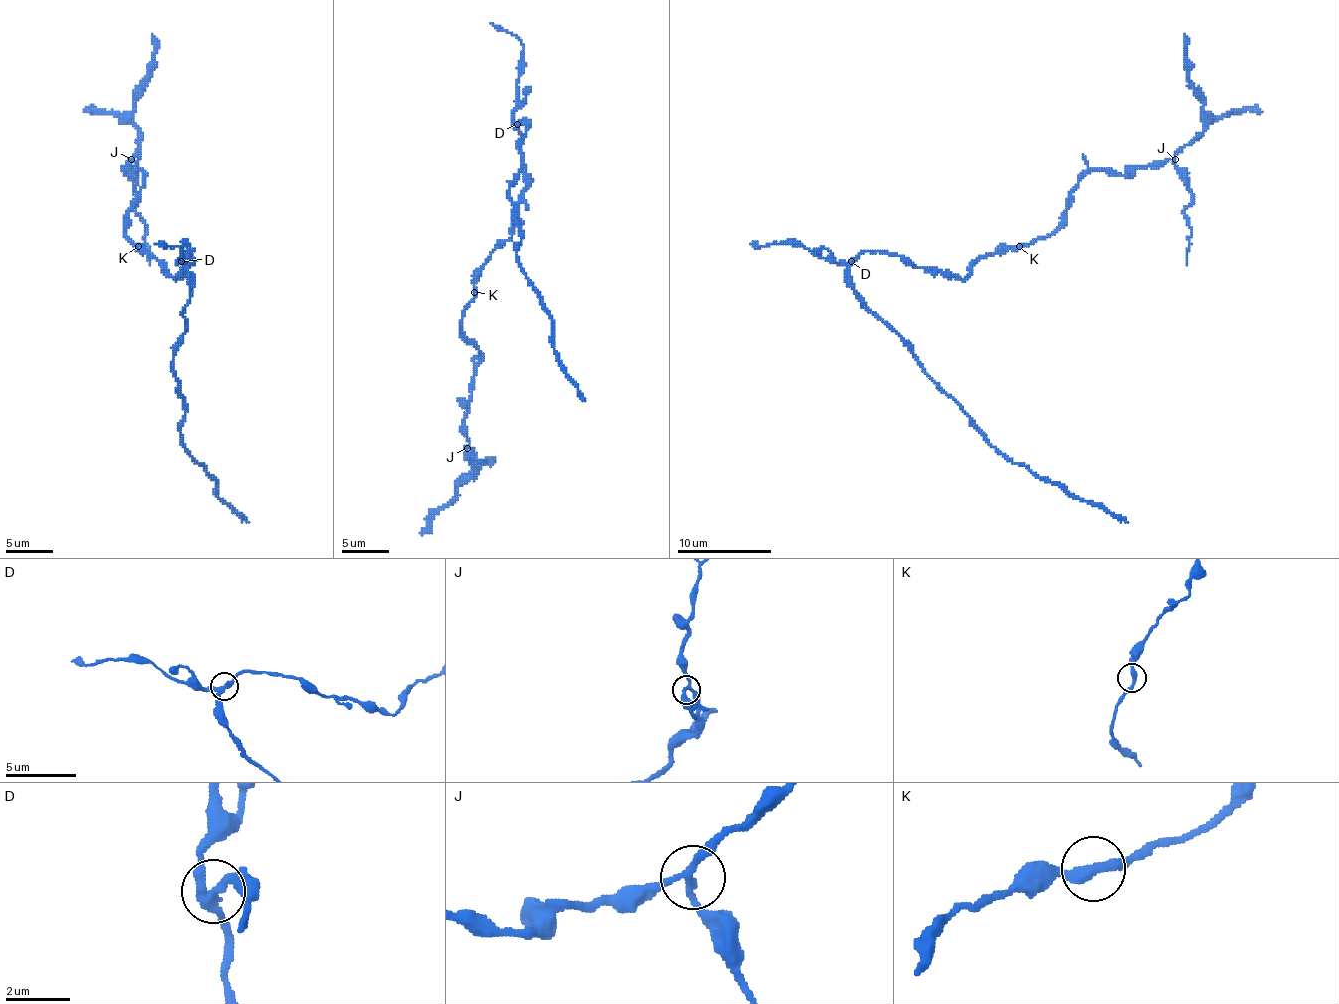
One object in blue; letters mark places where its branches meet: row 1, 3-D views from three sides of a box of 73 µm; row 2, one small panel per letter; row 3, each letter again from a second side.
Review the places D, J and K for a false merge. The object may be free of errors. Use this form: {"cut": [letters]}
{"cut": ["D"]}

